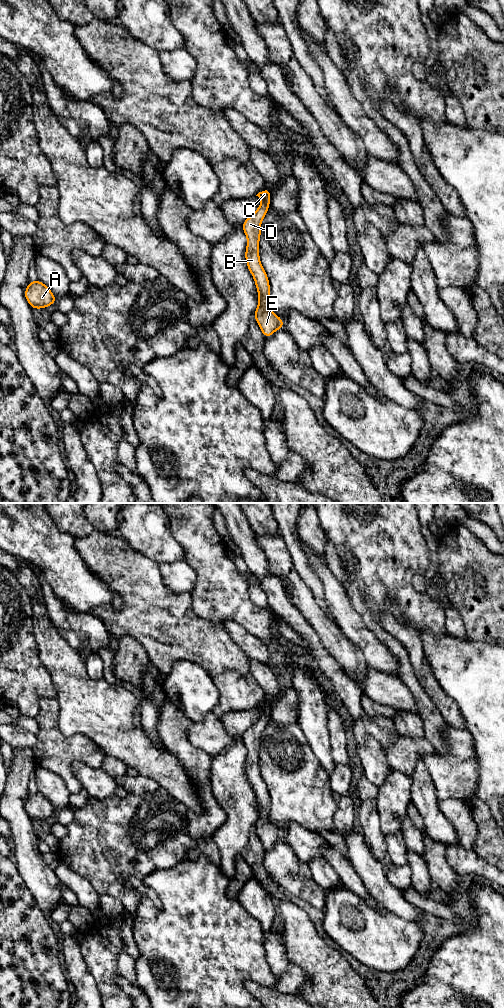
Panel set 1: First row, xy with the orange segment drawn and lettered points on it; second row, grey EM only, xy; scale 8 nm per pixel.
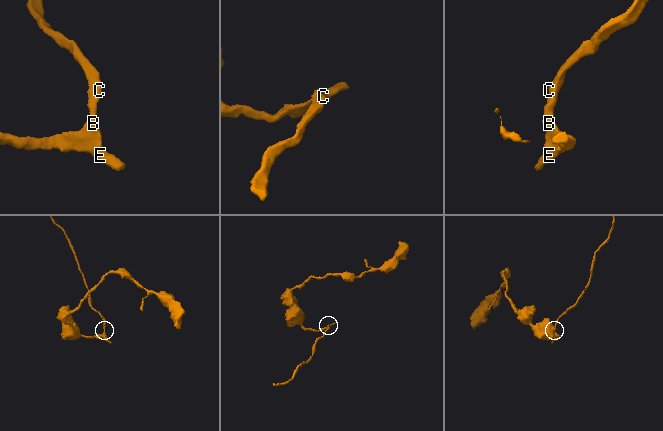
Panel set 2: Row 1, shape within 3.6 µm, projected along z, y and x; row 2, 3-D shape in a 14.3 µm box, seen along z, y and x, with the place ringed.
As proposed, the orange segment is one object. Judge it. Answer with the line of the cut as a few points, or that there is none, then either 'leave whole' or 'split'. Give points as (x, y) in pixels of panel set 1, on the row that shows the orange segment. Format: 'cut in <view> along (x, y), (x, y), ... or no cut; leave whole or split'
no cut; leave whole

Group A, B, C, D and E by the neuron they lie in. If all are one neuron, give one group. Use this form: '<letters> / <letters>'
A B C D E

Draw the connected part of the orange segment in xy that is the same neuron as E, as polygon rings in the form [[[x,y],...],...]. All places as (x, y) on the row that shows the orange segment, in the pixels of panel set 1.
[[[270,188],[259,192],[262,202],[257,210],[242,223],[243,231],[247,237],[245,260],[252,274],[258,291],[258,307],[254,317],[265,338],[270,337],[278,329],[283,329],[284,322],[270,309],[270,284],[267,273],[260,263],[259,240],[261,236],[261,222],[270,207]]]

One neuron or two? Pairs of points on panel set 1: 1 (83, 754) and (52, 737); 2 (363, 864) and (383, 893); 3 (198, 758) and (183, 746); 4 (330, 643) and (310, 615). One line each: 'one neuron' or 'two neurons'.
1: one neuron
2: one neuron
3: one neuron
4: one neuron

